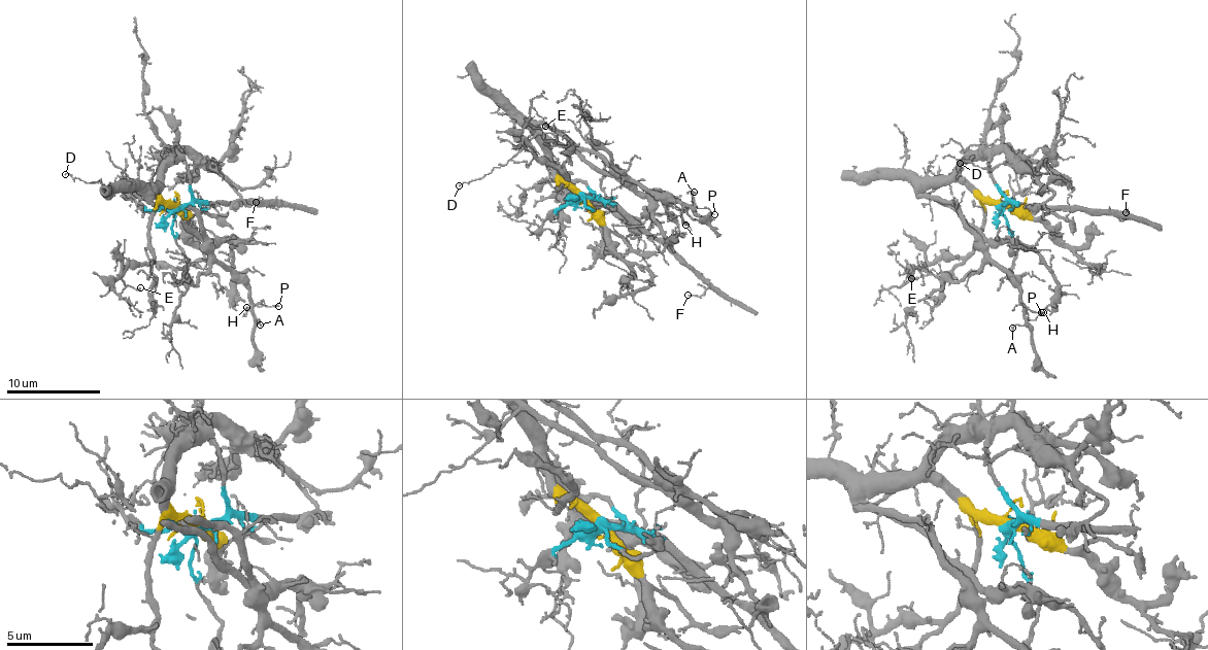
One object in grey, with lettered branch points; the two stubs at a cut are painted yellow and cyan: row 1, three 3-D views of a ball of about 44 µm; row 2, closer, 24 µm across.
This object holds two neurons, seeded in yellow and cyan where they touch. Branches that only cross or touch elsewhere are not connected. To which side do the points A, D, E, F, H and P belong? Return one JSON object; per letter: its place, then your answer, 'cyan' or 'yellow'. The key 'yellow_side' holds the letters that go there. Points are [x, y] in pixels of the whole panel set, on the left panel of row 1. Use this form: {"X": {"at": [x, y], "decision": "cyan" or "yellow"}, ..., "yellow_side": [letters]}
{"A": {"at": [260, 324], "decision": "yellow"}, "D": {"at": [65, 174], "decision": "yellow"}, "E": {"at": [140, 287], "decision": "yellow"}, "F": {"at": [256, 202], "decision": "cyan"}, "H": {"at": [246, 307], "decision": "yellow"}, "P": {"at": [278, 306], "decision": "yellow"}, "yellow_side": ["A", "D", "E", "H", "P"]}

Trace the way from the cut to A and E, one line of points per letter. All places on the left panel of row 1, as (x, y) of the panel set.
A: (177, 208), (171, 208), (158, 186), (161, 191), (152, 200), (179, 213), (211, 253), (244, 284), (261, 324)
E: (177, 208), (159, 204), (148, 239), (152, 259), (128, 263), (113, 281), (121, 294), (127, 286), (141, 288)

